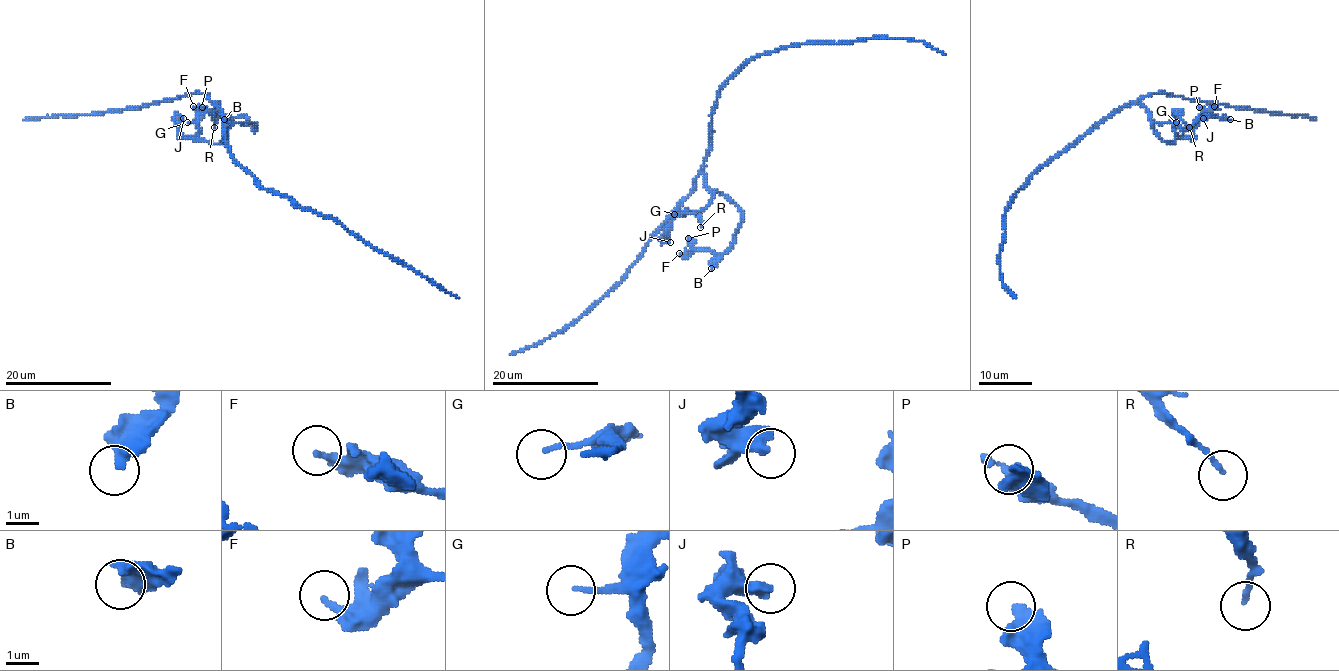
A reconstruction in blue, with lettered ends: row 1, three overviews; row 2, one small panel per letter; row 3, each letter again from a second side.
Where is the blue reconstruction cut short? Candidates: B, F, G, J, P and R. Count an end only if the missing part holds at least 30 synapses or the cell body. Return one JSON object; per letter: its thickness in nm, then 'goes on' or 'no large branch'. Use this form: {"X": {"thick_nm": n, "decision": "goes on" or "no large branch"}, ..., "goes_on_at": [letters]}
{"B": {"thick_nm": 420, "decision": "no large branch"}, "F": {"thick_nm": 240, "decision": "no large branch"}, "G": {"thick_nm": 110, "decision": "no large branch"}, "J": {"thick_nm": 440, "decision": "no large branch"}, "P": {"thick_nm": 360, "decision": "no large branch"}, "R": {"thick_nm": 140, "decision": "no large branch"}, "goes_on_at": []}

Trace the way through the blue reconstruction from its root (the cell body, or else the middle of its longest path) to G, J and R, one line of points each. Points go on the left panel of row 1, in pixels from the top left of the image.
G: (224, 131), (224, 117), (216, 103), (227, 126), (227, 136), (220, 143), (203, 140), (199, 126), (187, 122)
J: (224, 131), (224, 117), (216, 103), (227, 126), (227, 136), (220, 143), (181, 138), (177, 119), (183, 118)
R: (224, 131), (216, 103), (227, 136), (220, 143), (199, 136), (202, 114), (214, 118), (214, 127)

